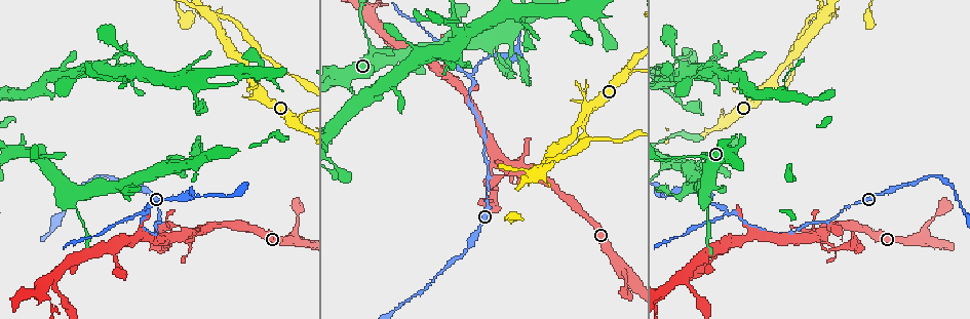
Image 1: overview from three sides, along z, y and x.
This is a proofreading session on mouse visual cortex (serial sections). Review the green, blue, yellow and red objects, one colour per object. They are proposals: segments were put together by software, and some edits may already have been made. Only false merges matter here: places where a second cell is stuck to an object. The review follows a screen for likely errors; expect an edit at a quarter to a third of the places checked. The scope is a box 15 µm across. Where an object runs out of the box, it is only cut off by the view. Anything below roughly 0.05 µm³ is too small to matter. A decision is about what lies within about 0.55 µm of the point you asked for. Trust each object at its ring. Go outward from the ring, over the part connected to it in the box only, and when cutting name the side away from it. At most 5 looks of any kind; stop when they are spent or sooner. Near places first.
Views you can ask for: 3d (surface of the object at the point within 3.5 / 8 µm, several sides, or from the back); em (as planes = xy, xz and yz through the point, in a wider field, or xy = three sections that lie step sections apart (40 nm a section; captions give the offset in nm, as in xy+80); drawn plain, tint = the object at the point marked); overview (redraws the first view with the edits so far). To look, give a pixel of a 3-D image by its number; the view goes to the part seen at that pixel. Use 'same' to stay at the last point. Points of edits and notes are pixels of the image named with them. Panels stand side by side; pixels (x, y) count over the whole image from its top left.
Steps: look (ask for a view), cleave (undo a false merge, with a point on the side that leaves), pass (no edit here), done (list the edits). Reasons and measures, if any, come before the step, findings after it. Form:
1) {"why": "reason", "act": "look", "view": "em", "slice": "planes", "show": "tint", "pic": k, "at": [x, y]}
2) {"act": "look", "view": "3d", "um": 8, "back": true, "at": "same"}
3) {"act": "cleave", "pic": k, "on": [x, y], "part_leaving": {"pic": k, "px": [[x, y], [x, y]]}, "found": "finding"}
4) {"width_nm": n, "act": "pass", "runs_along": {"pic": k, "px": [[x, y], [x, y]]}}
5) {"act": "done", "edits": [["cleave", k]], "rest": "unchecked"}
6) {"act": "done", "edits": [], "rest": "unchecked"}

{"why": "arms run side by side", "act": "look", "view": "3d", "um": 3.5, "pic": 1, "at": [74, 198]}

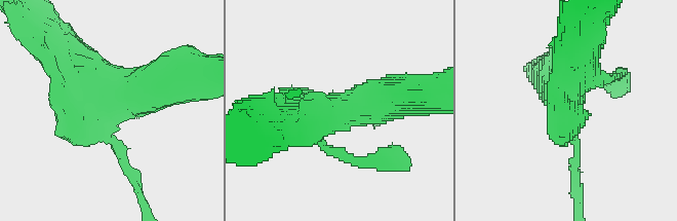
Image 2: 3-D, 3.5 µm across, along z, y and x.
{"why": "shape alone is not enough", "act": "look", "view": "em", "slice": "xy", "step": 3, "show": "tint", "pic": 2, "at": [104, 106]}

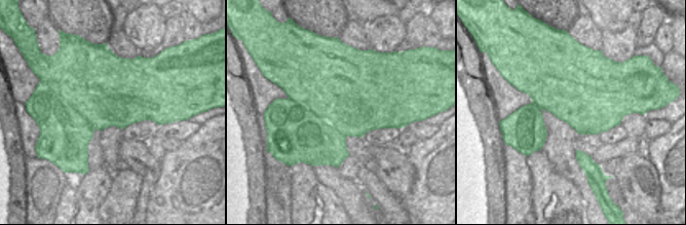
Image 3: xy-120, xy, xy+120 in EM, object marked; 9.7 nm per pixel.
{"act": "cleave", "pic": 2, "on": [565, 131], "found": "a second cell is stuck on"}

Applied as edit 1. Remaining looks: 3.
{"why": "three arms meet", "act": "look", "view": "3d", "um": 3.5, "pic": 1, "at": [471, 78]}

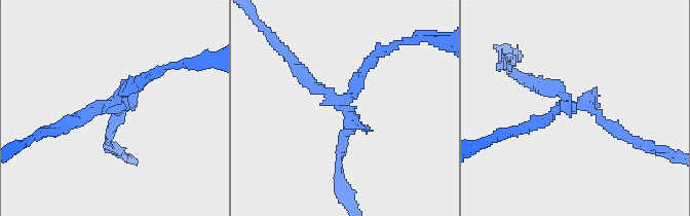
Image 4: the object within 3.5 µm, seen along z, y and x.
{"arms": 3, "arm_widths_nm": [150, 150, 200], "why": "need the tissue", "act": "look", "view": "em", "slice": "xy", "step": 3, "show": "tint", "pic": 4, "at": [115, 105]}

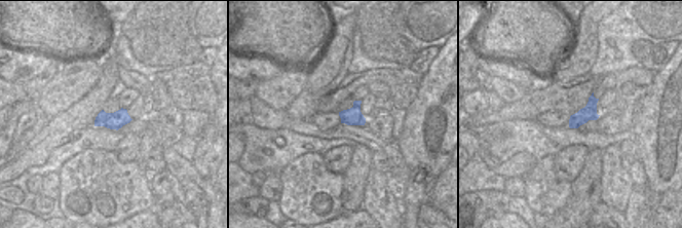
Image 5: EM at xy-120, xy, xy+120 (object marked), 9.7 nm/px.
{"act": "cleave", "pic": 4, "on": [310, 84], "found": "a second cell is stuck on"}

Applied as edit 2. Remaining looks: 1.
{"act": "done", "edits": [["cleave", 2], ["cleave", 4]], "rest": "unchecked"}

